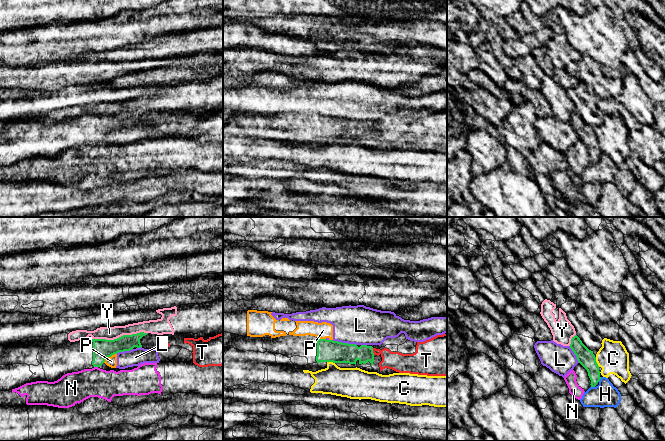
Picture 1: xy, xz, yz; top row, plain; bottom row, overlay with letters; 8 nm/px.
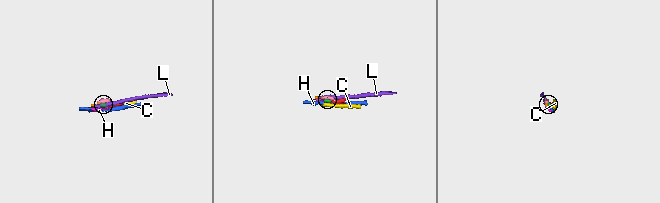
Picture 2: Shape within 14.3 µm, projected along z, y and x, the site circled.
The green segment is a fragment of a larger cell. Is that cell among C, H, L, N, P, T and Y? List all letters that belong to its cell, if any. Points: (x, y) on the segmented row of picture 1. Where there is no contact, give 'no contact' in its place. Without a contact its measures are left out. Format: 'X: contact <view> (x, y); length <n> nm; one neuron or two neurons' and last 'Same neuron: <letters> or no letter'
C: contact yz (596, 362); length 90 nm; two neurons
H: contact yz (600, 378); length 50 nm; two neurons
L: contact xz (344, 343); length 200 nm; two neurons
N: contact xy (96, 366); length 30 nm; two neurons
P: contact xy (109, 356); length 130 nm; two neurons
T: contact xz (372, 351); length 60 nm; one neuron
Y: contact xy (119, 337); length 440 nm; two neurons
Same neuron: T

